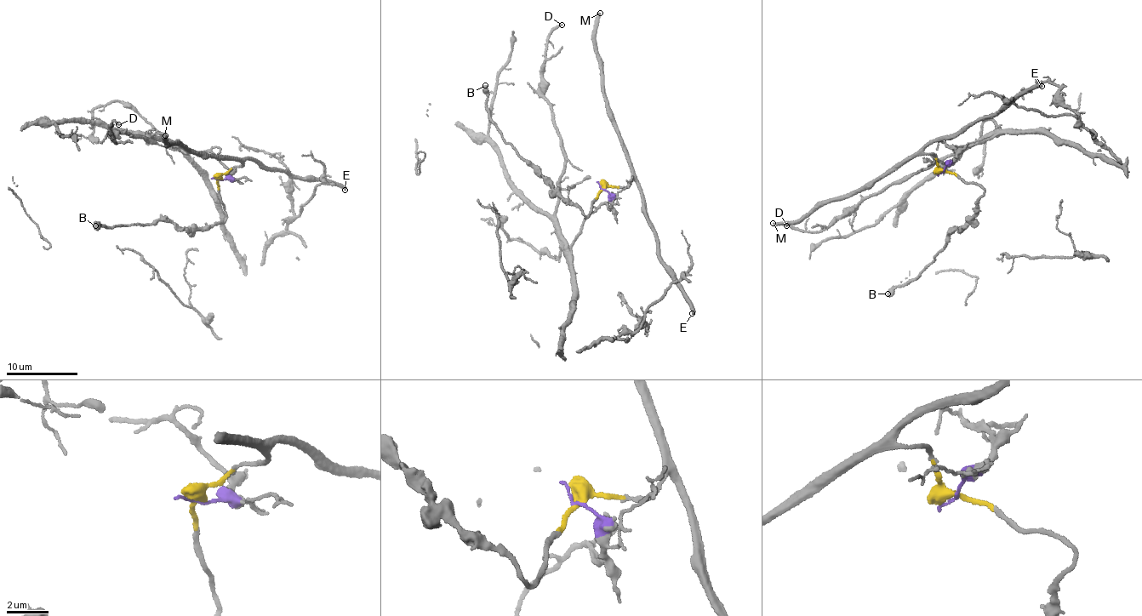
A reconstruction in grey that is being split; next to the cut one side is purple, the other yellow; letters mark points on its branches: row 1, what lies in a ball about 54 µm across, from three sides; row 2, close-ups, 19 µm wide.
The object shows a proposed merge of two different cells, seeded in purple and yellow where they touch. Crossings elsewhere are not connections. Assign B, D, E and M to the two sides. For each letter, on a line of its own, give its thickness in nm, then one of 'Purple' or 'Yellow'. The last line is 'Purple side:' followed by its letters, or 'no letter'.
B: Thickness 600 nm. Yellow
D: Thickness 140 nm. Purple
E: Thickness 360 nm. Yellow
M: Thickness 360 nm. Yellow
Purple side: D

